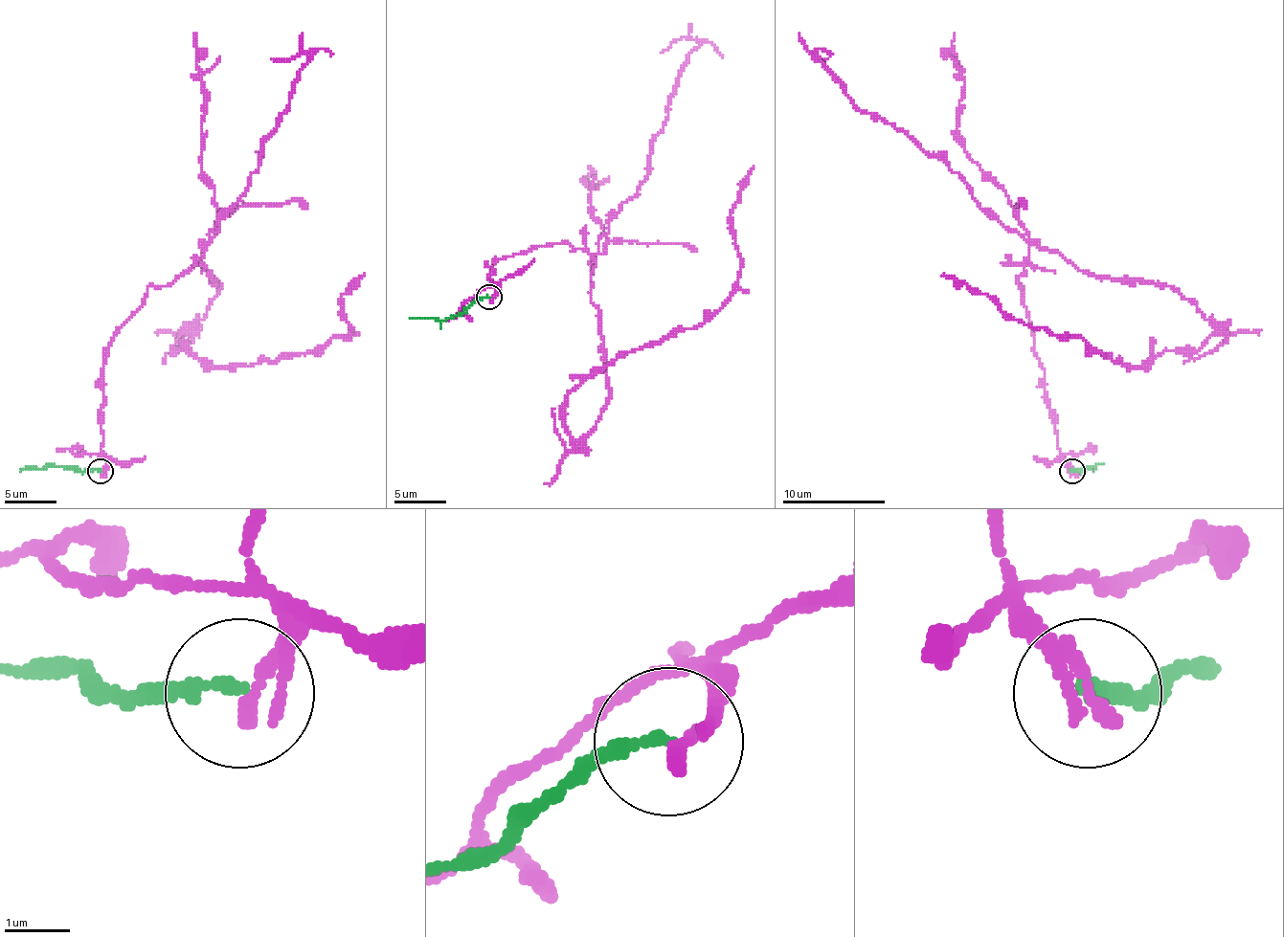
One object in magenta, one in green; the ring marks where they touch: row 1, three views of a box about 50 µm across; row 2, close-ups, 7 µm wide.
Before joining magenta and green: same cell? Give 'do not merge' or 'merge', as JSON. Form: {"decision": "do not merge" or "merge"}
{"decision": "do not merge"}

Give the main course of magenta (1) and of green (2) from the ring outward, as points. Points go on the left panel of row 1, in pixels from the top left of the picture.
1: (101, 472), (108, 343), (149, 286), (204, 247), (219, 286), (175, 350), (240, 366), (349, 335), (364, 276)
2: (101, 472), (87, 469), (78, 472), (72, 466), (20, 472)

